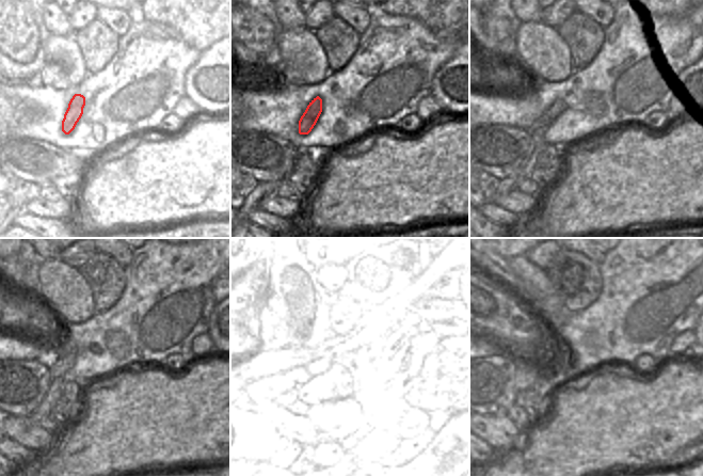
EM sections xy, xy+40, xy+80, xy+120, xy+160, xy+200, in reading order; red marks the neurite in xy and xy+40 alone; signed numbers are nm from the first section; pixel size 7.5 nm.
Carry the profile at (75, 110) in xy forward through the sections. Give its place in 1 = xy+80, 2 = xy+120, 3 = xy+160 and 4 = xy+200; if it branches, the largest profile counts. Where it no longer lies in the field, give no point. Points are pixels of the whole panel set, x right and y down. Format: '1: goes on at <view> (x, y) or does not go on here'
1: goes on at xy+80 (543, 123)
2: goes on at xy+120 (64, 363)
3: goes on at xy+160 (294, 369)
4: goes on at xy+200 (526, 374)

